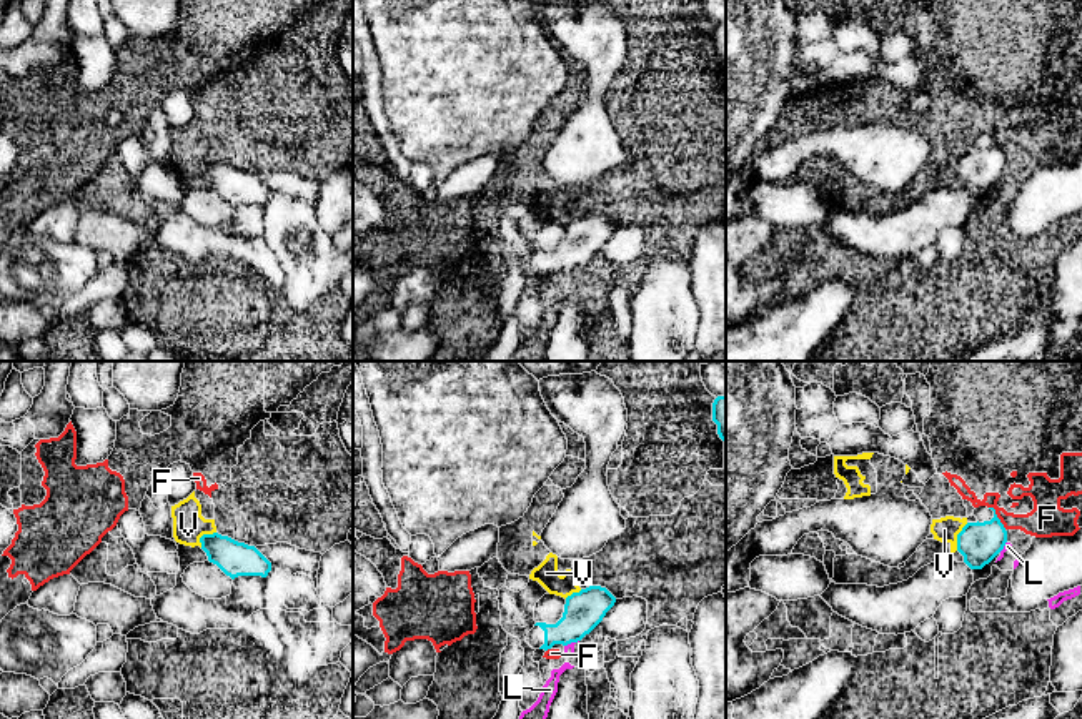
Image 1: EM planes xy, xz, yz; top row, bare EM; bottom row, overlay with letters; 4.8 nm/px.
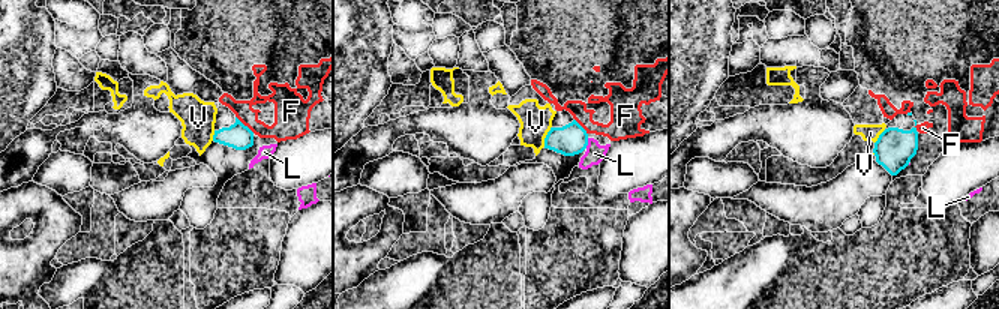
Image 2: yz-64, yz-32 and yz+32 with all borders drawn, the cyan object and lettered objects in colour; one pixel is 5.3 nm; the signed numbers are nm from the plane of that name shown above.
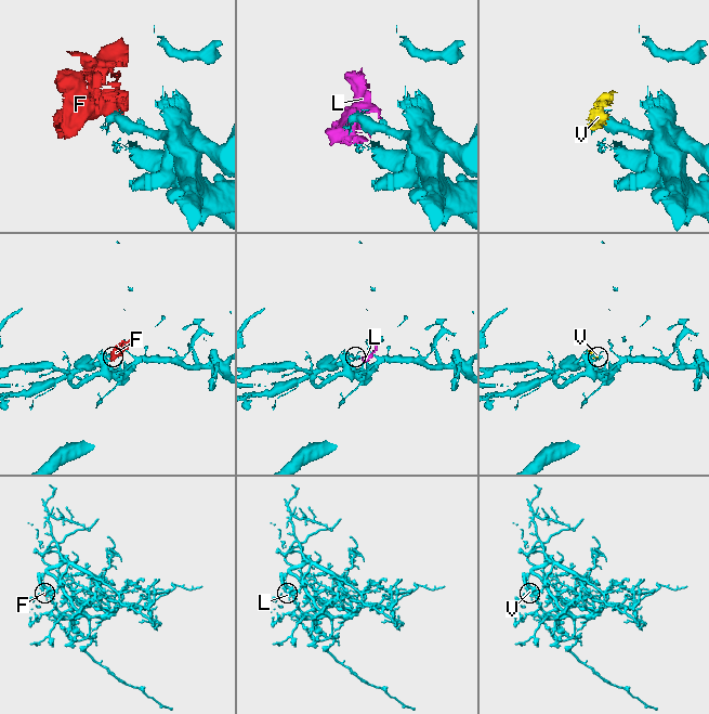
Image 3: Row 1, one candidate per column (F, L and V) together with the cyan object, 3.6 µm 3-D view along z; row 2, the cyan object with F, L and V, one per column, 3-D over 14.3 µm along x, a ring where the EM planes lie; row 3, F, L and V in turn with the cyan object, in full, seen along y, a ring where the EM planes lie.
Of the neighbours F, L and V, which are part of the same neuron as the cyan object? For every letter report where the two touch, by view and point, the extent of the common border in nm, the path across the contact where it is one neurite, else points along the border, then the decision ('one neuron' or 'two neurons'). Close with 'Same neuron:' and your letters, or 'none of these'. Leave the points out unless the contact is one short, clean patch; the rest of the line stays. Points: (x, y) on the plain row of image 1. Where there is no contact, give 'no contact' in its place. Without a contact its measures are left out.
F: contact yz (996, 143); length 140 nm; border yz (989, 133), (1006, 155); two neurons
L: contact xz (571, 268); length 80 nm; border xz (578, 267), (565, 273); two neurons
V: contact yz (957, 163); length 150 nm; border yz (967, 150), (957, 162), (956, 177); two neurons
Same neuron: none of these

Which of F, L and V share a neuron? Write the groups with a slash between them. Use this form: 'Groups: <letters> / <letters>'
Groups: F L V

